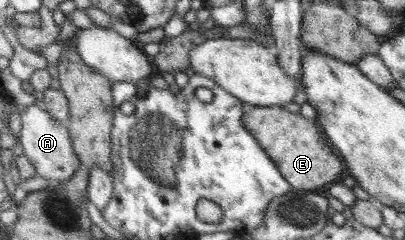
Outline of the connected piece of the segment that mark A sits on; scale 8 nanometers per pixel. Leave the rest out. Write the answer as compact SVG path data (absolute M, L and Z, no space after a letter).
M40 103L27 105L22 112L21 130L19 135L19 143L21 143L25 157L35 167L35 171L41 177L52 182L63 182L73 176L77 167L80 166L81 160L77 159L74 147L71 147L71 139L69 139L69 131L55 121L55 117L51 115Z

